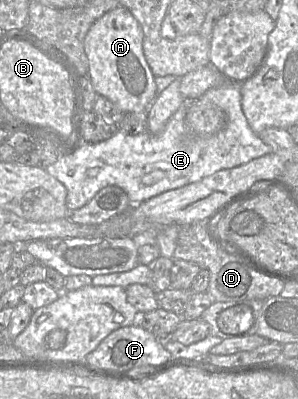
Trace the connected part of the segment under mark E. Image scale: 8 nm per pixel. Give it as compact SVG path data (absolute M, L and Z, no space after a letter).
M227 81L199 97L220 107L227 116L226 126L214 135L198 135L186 125L189 105L196 99L185 99L160 134L153 135L146 131L130 135L119 129L111 138L97 143L85 143L74 153L63 155L44 170L66 187L66 205L69 211L73 211L86 205L108 185L123 189L132 206L163 192L198 182L219 170L237 167L269 154L272 148L248 124L242 108L240 83Z

